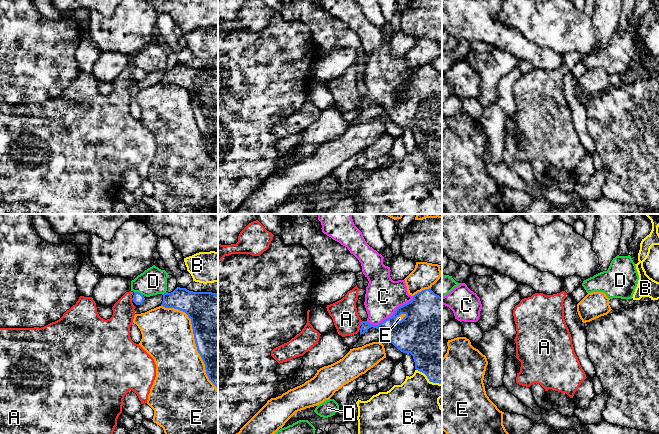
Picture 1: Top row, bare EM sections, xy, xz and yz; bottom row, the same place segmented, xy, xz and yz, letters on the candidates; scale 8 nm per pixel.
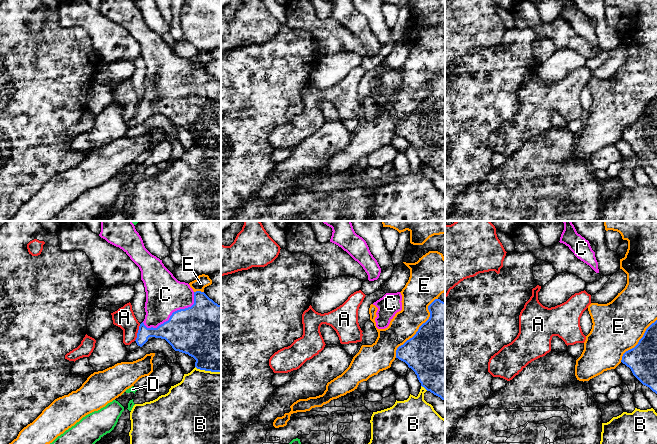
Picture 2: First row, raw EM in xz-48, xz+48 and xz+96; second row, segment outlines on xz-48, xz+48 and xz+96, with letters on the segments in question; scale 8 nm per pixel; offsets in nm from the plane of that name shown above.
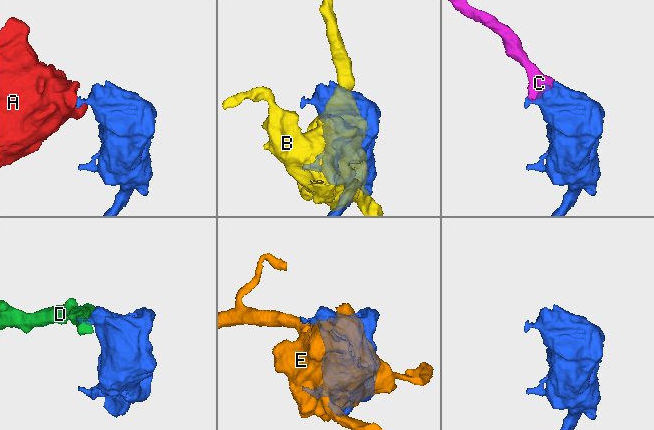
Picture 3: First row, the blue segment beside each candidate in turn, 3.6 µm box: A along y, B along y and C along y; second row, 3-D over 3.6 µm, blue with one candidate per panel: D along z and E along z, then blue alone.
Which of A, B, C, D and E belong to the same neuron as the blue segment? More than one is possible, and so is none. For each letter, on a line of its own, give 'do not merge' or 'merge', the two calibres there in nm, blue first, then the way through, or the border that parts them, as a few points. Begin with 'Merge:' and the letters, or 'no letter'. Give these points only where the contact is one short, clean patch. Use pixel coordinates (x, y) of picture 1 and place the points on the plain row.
Merge: C
A: do not merge; 140 nm thick on the blue side, 220 nm on the other; border along xz (362, 97), (360, 100)
B: do not merge; 460 nm thick on the blue side, 400 nm on the other
C: merge; 340 nm thick on the blue side, 300 nm on the other
D: do not merge; 90 nm thick on the blue side, 220 nm on the other; border along xy (134, 67), (138, 67), (142, 71)
E: do not merge; 420 nm thick on the blue side, 420 nm on the other

